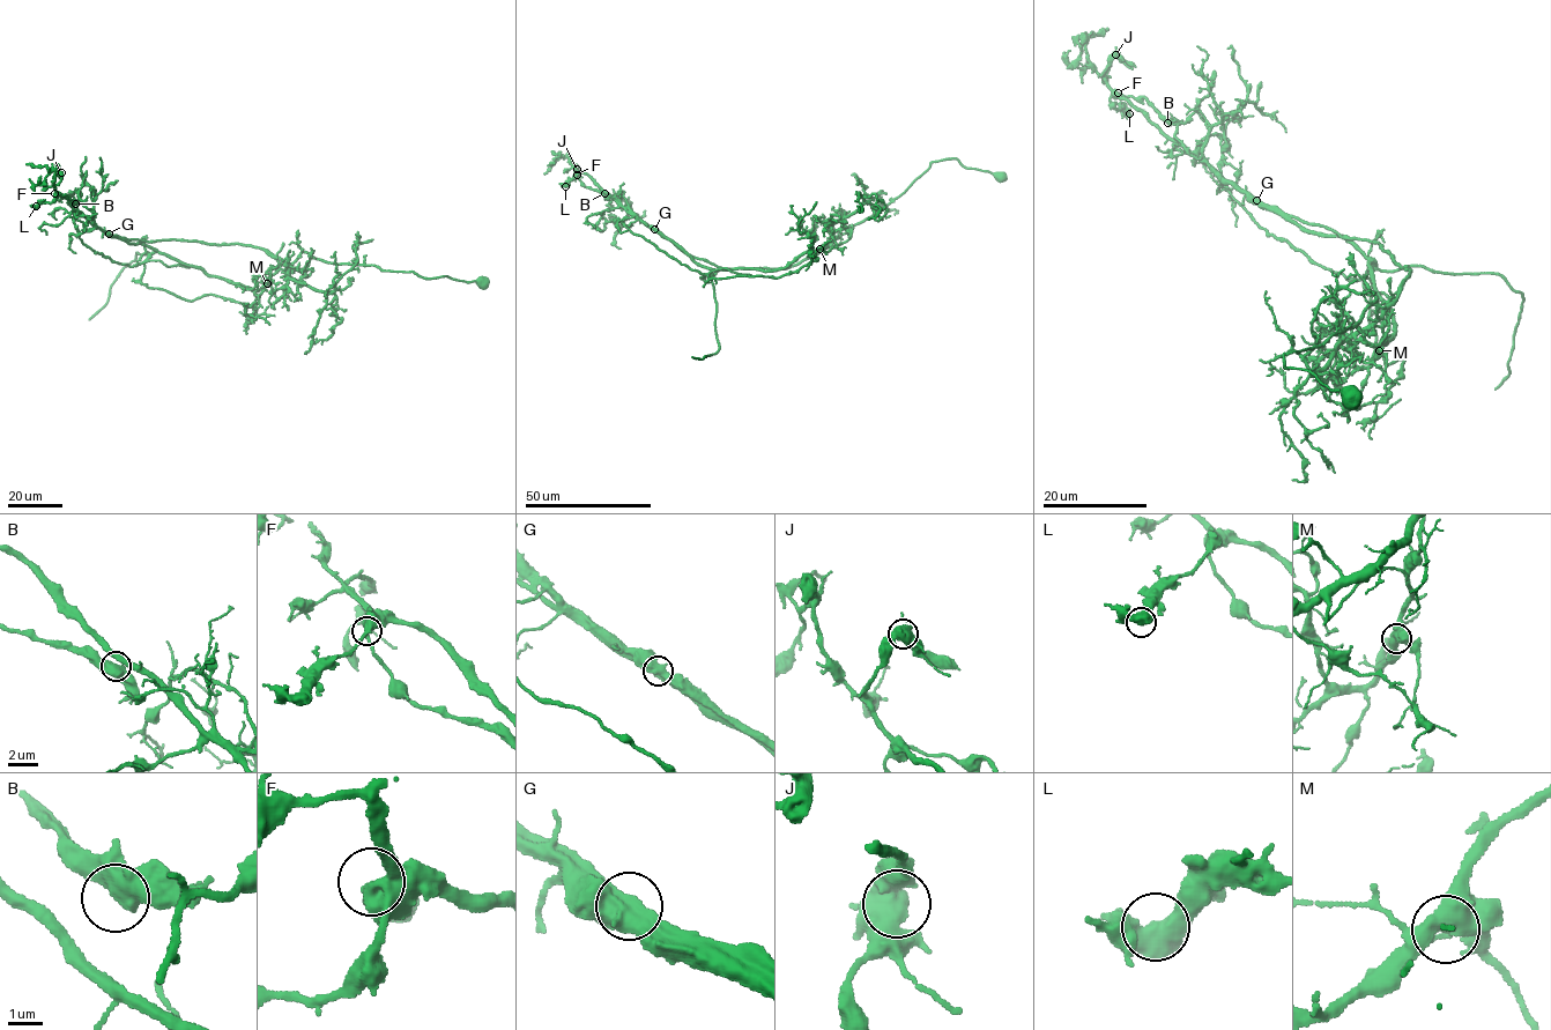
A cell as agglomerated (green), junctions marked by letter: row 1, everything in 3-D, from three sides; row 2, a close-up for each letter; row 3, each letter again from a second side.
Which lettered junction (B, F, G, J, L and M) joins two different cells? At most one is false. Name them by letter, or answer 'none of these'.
G

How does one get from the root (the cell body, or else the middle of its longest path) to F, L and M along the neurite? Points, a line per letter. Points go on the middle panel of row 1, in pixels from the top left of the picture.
F: (1001, 177), (955, 158), (933, 161), (899, 197), (796, 264), (728, 269), (684, 252), (586, 175), (577, 175)
L: (1001, 177), (933, 161), (822, 250), (767, 268), (688, 256), (586, 175), (565, 186)
M: (1001, 177), (999, 179), (988, 171), (967, 168), (955, 158), (933, 161), (899, 197), (819, 249)

